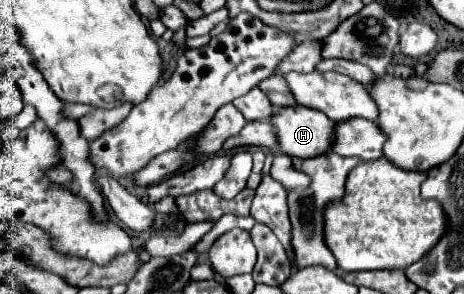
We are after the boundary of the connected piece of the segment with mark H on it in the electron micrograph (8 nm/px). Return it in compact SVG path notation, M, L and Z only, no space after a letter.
M292 106L274 114L270 122L276 126L278 144L284 154L310 158L332 150L336 124L324 112Z

